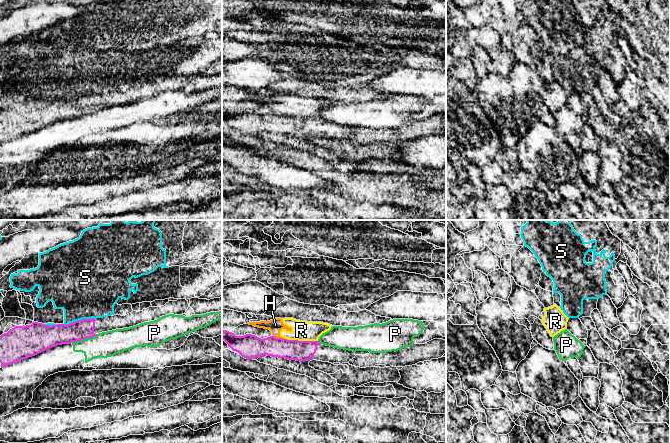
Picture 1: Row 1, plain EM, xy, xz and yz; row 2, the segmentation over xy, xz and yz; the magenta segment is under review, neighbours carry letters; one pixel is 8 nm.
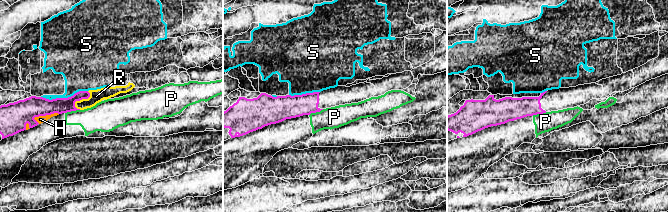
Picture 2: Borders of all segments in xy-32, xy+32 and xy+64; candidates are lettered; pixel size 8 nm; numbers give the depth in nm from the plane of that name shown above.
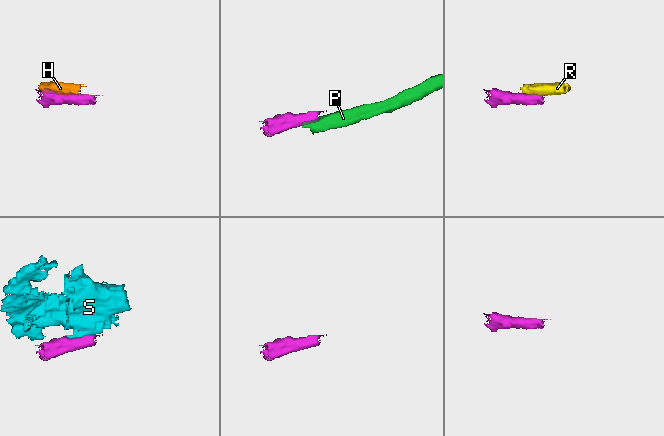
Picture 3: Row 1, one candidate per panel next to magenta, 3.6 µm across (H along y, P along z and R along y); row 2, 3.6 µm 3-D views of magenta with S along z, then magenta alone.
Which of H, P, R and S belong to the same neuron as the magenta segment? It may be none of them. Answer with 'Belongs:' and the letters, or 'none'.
Belongs: none

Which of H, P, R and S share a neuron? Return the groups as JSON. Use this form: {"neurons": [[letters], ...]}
{"neurons": [["H", "R"], ["P"], ["S"]]}

